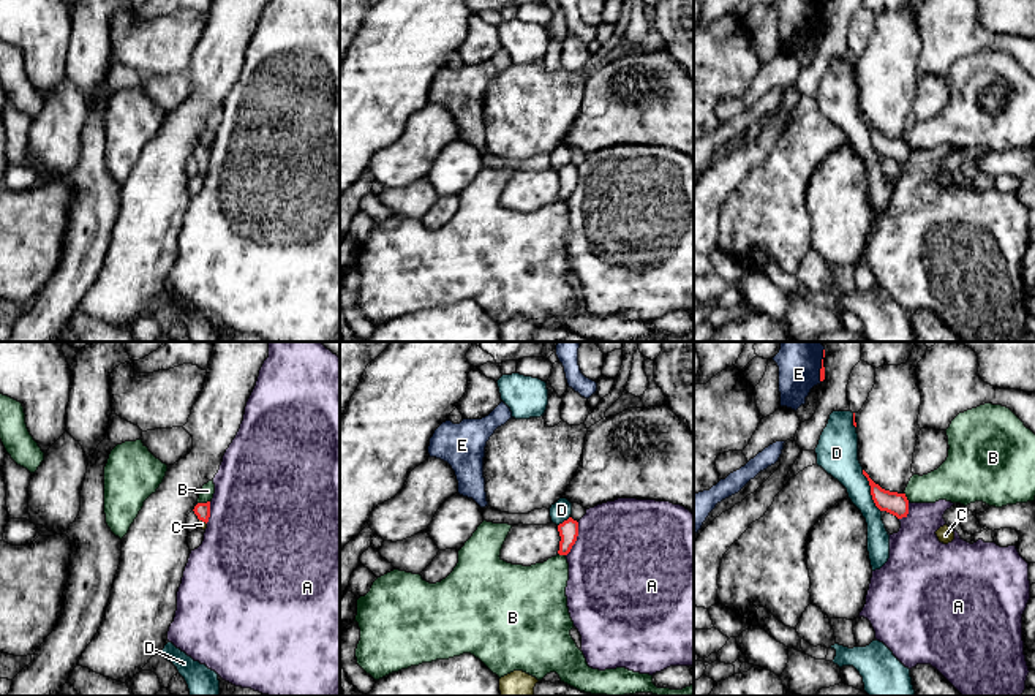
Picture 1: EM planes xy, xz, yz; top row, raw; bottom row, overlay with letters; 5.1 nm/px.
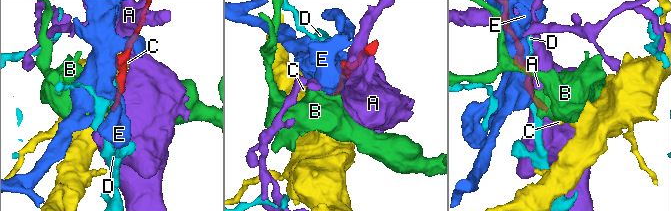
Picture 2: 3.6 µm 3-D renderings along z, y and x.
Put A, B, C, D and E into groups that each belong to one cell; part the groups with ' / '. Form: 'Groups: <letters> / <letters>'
Groups: A / B / C / D / E

